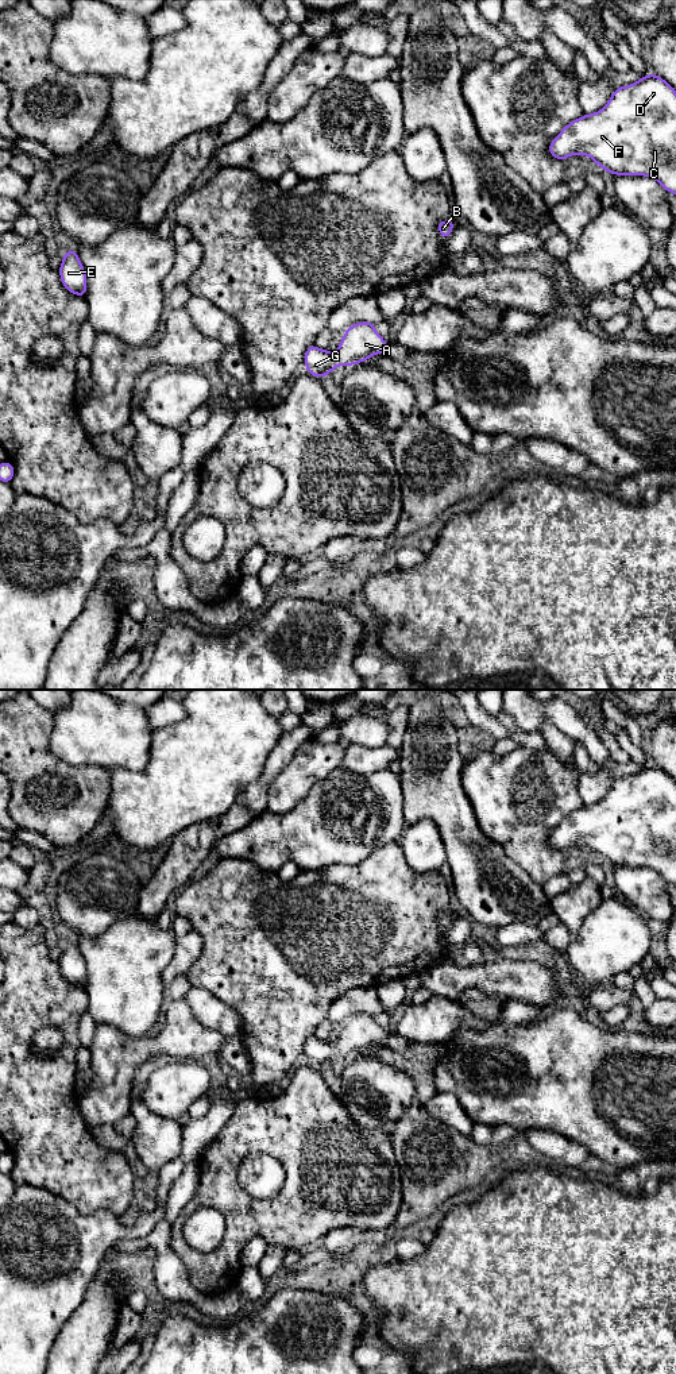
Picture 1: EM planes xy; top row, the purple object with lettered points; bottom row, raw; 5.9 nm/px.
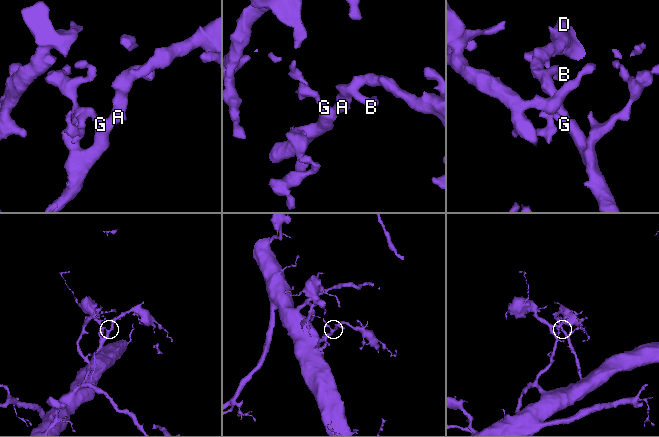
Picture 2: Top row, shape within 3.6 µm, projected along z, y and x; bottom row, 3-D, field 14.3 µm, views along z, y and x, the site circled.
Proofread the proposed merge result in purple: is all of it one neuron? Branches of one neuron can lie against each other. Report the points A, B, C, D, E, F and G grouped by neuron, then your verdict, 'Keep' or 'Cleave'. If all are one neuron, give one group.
Groups: A B C D E F G. Keep

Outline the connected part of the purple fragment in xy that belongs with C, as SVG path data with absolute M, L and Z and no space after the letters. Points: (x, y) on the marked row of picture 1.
M649 73L631 85L614 89L598 112L584 113L567 124L549 143L548 153L559 161L571 155L587 155L610 175L644 175L656 180L668 193L676 194L676 90L664 78Z

